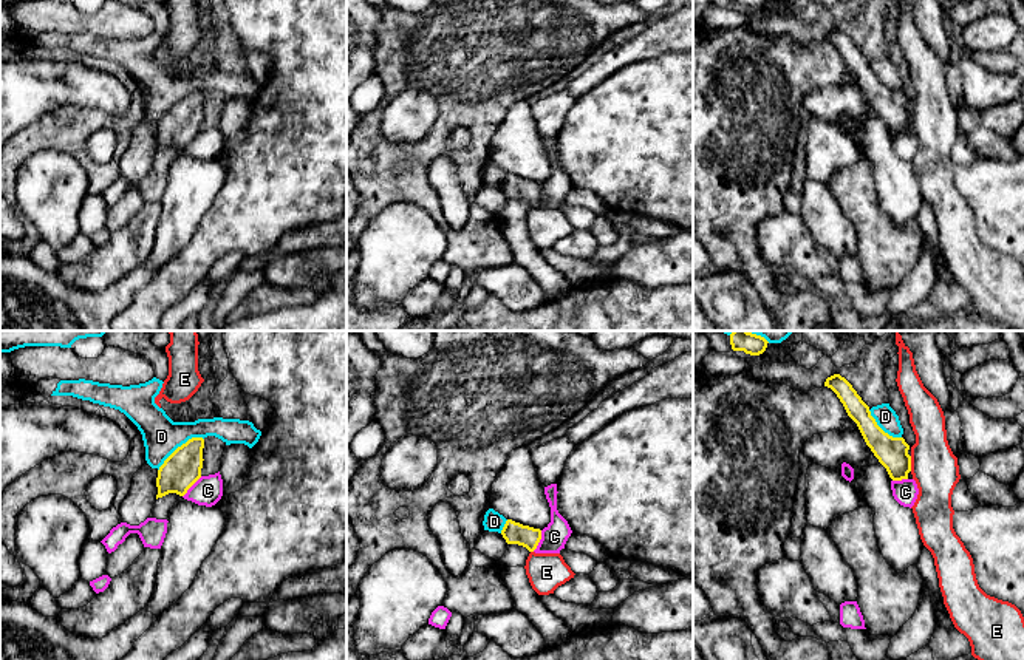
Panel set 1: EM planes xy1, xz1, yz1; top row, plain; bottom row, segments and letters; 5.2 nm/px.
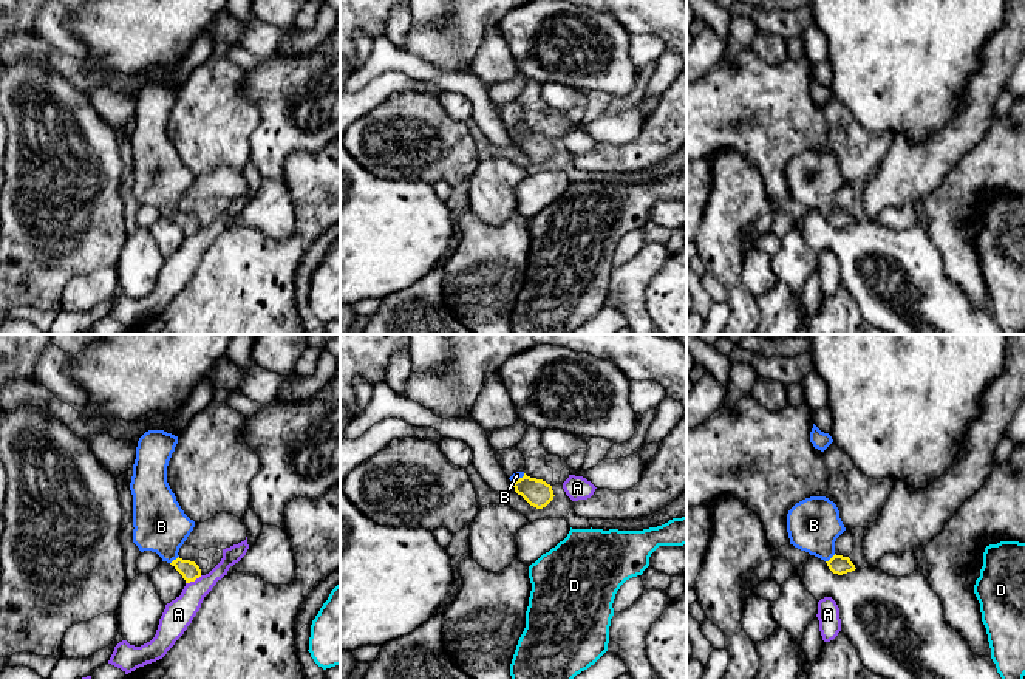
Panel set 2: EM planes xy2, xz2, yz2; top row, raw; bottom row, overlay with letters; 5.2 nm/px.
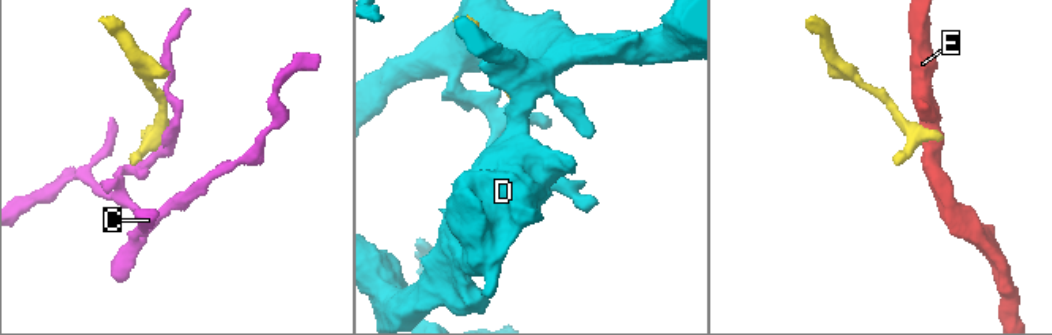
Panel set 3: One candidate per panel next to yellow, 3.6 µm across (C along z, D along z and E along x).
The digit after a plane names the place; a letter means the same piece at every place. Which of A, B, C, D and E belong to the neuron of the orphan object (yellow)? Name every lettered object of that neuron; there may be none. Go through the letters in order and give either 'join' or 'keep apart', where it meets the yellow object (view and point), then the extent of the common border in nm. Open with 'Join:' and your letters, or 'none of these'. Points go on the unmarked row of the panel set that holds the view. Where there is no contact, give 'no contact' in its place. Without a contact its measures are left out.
Join: B
A: keep apart | xy2 (194, 234) | 100 nm
B: join | yz2 (832, 211) | 70 nm
C: keep apart | xz1 (539, 195) | 120 nm
D: keep apart | xy1 (178, 101) | 300 nm
E: keep apart | yz1 (910, 118) | 80 nm

